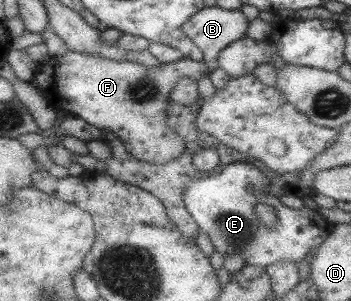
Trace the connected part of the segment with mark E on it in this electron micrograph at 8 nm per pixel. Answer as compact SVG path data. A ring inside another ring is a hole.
M236 162L227 165L219 174L210 174L191 182L183 189L184 205L208 235L216 251L230 253L234 249L242 251L246 264L254 264L264 268L271 263L288 260L300 263L305 255L318 247L335 229L335 225L324 218L319 209L293 209L271 193L254 194L252 185L266 185L268 178L256 164ZM266 204L277 209L278 222L268 228L255 216L254 206Z

